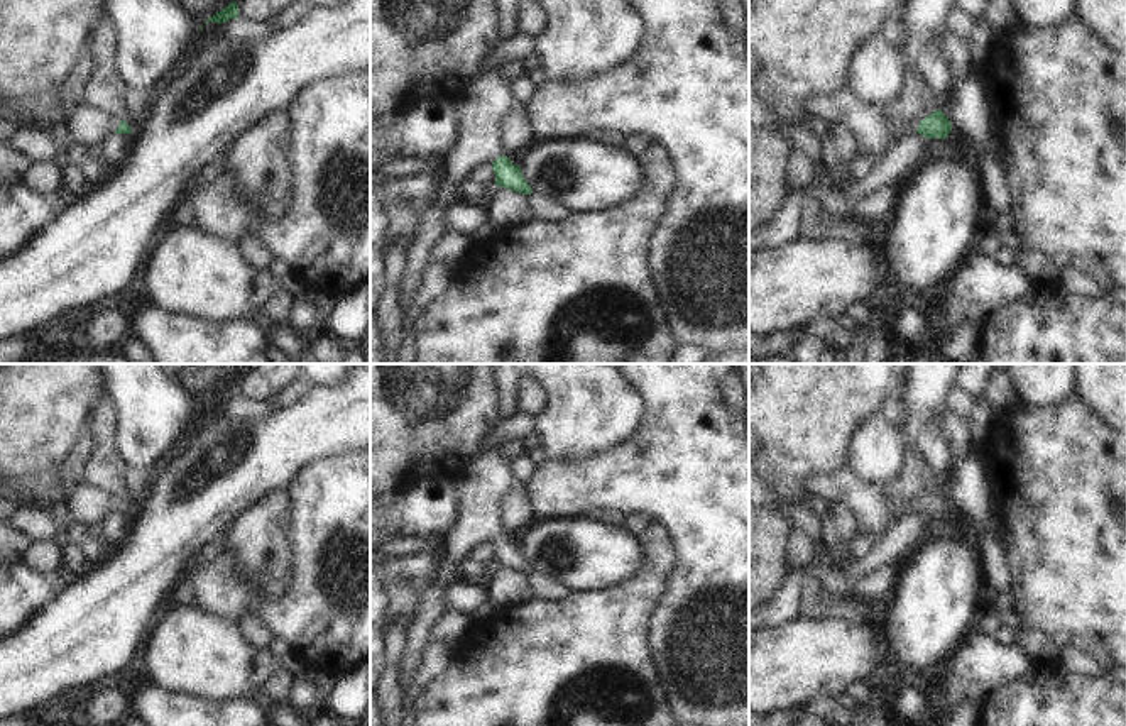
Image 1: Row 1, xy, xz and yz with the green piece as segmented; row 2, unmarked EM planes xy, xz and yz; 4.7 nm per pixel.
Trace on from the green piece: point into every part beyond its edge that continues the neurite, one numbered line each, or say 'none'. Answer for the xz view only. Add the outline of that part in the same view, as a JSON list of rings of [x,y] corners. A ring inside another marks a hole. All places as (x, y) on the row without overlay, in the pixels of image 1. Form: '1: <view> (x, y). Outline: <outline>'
1: xz (487, 479). Outline: [[[502,443],[475,457],[453,481],[456,518],[443,536],[443,557],[436,564],[431,586],[421,594],[419,613],[407,626],[407,645],[401,655],[399,684],[413,680],[421,652],[429,640],[429,628],[448,609],[441,596],[450,584],[462,580],[460,565],[480,543],[492,543],[499,535],[499,504],[517,486],[511,462],[499,455]]]

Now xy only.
1: xy (88, 506). Outline: [[[76,486],[68,501],[66,509],[73,518],[73,523],[85,526],[86,530],[101,525],[105,518],[115,513],[120,499],[108,492],[103,492],[93,486]]]

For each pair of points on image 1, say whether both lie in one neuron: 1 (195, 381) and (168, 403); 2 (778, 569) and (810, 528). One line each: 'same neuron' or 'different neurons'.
1: different neurons
2: different neurons

